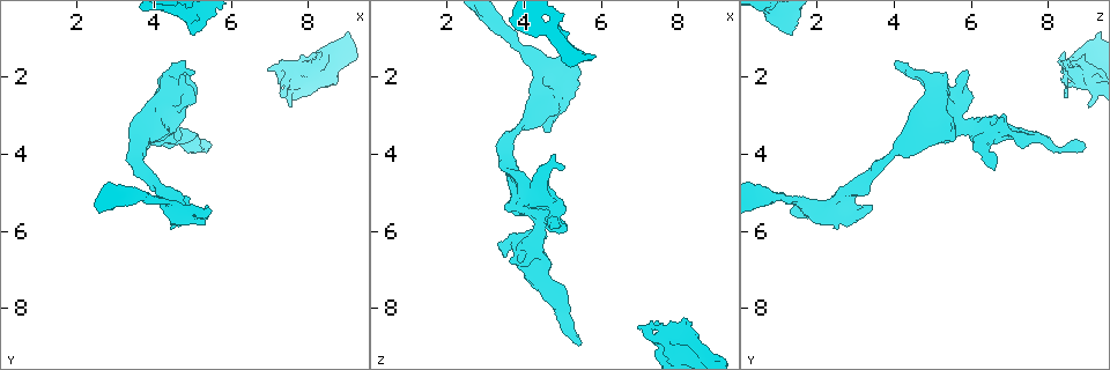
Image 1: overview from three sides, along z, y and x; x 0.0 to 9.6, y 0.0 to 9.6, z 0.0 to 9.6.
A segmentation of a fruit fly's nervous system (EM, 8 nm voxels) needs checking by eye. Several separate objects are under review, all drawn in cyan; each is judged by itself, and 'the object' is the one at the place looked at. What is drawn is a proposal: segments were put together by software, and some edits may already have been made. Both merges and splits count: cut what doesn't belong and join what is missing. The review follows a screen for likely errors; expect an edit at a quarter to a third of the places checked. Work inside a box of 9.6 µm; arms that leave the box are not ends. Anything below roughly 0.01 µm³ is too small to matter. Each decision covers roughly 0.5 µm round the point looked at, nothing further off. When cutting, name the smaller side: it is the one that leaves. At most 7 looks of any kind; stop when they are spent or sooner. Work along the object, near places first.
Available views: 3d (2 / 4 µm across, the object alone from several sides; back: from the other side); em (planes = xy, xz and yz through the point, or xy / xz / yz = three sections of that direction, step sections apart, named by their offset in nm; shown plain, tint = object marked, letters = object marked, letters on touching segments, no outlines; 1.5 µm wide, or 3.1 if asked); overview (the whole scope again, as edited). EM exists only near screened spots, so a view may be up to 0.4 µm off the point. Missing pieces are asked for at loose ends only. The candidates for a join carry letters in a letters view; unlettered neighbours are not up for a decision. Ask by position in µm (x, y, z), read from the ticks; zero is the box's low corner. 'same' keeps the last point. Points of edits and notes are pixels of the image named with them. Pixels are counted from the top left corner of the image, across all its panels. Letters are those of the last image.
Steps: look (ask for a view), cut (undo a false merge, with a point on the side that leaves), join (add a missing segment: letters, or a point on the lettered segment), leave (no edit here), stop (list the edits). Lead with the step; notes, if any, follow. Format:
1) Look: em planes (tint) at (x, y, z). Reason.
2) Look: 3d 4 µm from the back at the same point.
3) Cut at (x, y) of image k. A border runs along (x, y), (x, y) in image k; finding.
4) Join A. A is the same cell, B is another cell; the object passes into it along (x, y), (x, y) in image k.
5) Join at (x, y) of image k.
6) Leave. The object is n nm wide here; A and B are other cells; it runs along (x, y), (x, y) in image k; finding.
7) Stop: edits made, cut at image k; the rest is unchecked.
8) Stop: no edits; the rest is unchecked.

Look: em planes (tint) at (4.80, 1.60, 4.05).

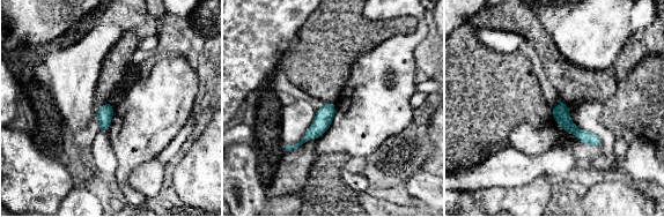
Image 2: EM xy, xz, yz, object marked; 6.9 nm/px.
Look: em planes (letters) at the same point.

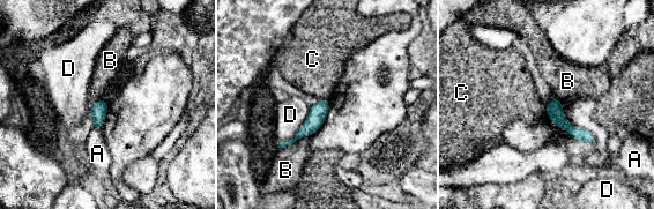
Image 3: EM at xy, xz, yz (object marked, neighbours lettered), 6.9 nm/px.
Leave. The longest contact is with D, 340 nm; A, B, C and D are other cells; a border runs along (312, 133), (280, 148) in image 3; none of them fits.

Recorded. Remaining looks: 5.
Look: 3d 4 µm from the back at (5.15, 0.75, 1.30). An open end.

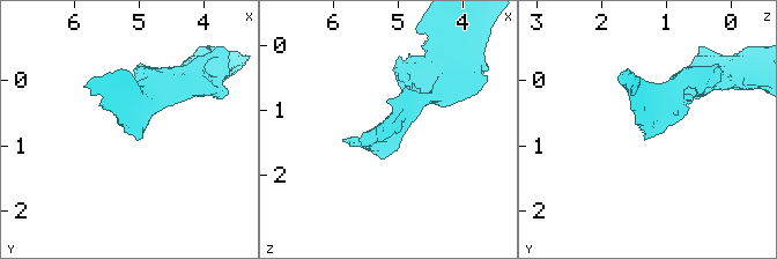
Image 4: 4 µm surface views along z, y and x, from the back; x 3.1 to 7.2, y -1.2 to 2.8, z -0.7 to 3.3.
Look: em xz step 4 (letters) at (5.15, 0.80, 1.30). The arms are 340, 360 nm wide.

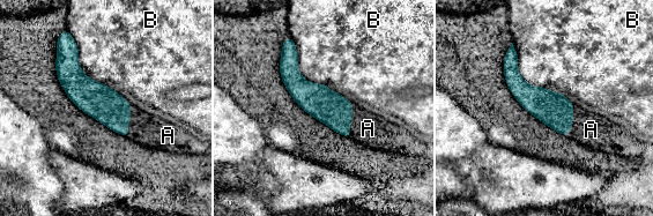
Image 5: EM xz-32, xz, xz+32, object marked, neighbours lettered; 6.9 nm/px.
Join A. The object is 240 nm wide here; A is the same cell, B is another cell; the object passes into it along (104, 104), (130, 119), (149, 131) in image 5; the neuron continues.

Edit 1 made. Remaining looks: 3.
Look: em yz step 4 (letters) at (5.45, 3.80, 8.85). Free end.

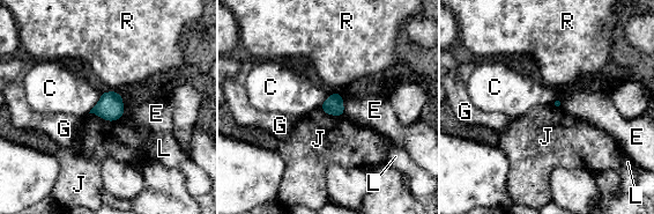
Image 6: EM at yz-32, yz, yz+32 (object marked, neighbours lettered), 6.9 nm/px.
Leave. C, E, G, J, L and R are other cells; a border runs along (89, 112), (109, 120), (119, 119) in image 6; none of them fits.

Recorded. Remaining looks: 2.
Stop: edits made, join at image 5; the rest is unchecked.

